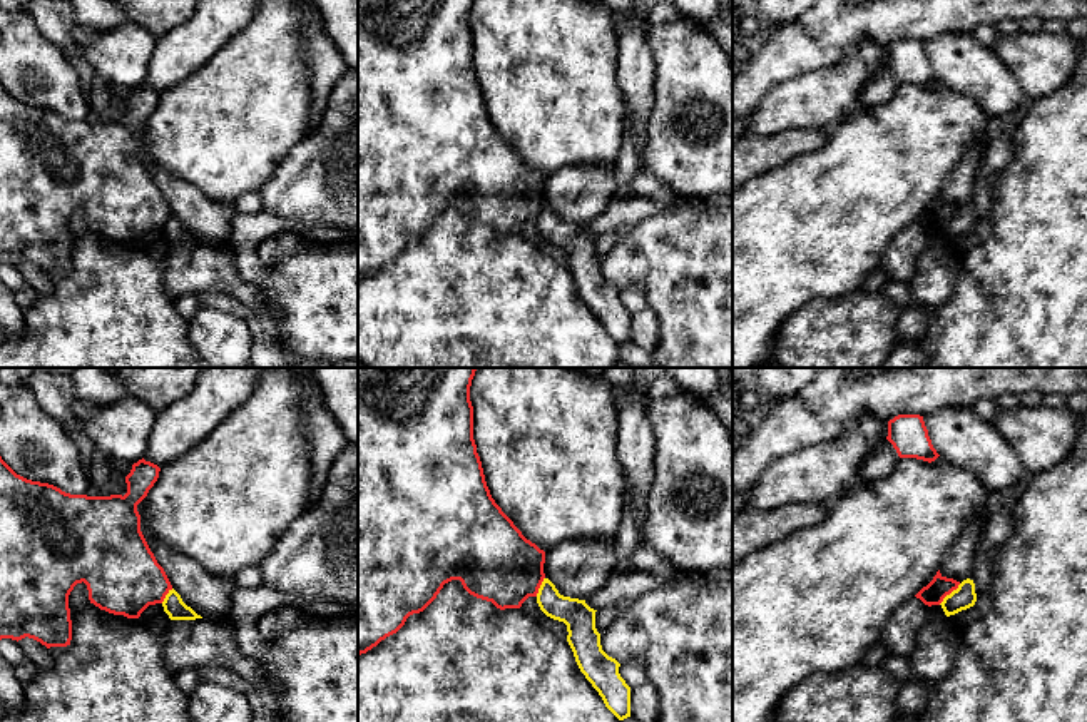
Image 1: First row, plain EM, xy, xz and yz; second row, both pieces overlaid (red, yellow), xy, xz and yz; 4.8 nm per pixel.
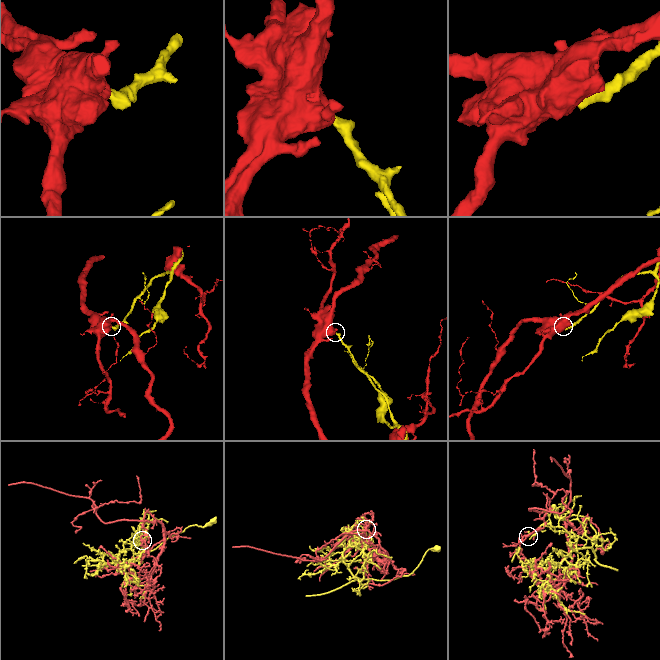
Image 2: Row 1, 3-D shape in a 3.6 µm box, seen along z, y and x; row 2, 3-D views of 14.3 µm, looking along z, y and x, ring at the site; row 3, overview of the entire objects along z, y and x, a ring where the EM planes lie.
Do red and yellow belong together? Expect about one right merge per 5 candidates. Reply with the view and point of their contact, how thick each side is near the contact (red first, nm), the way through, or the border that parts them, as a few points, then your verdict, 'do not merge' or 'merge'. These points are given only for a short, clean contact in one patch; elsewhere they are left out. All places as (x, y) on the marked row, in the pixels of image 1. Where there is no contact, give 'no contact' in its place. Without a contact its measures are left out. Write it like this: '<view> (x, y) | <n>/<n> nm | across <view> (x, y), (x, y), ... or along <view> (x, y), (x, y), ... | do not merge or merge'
yz (949, 594) | 110/110 nm | along yz (960, 584), (939, 604) | do not merge

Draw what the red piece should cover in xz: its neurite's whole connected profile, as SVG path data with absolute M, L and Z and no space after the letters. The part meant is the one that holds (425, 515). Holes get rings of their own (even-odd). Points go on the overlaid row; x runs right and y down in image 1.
M358 368L358 655L366 653L381 640L396 633L410 615L423 612L436 598L443 585L452 580L460 580L470 595L492 602L497 608L505 610L520 608L528 597L537 597L545 578L545 552L522 535L513 521L495 503L485 481L482 461L473 440L473 406L470 401L470 386L477 369L478 368Z

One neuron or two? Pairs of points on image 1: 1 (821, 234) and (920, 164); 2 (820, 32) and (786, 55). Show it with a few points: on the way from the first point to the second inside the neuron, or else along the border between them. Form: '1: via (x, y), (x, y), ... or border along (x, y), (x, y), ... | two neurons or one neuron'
1: via (845, 209), (890, 164), (895, 164) | one neuron
2: via (811, 40), (795, 49) | one neuron

